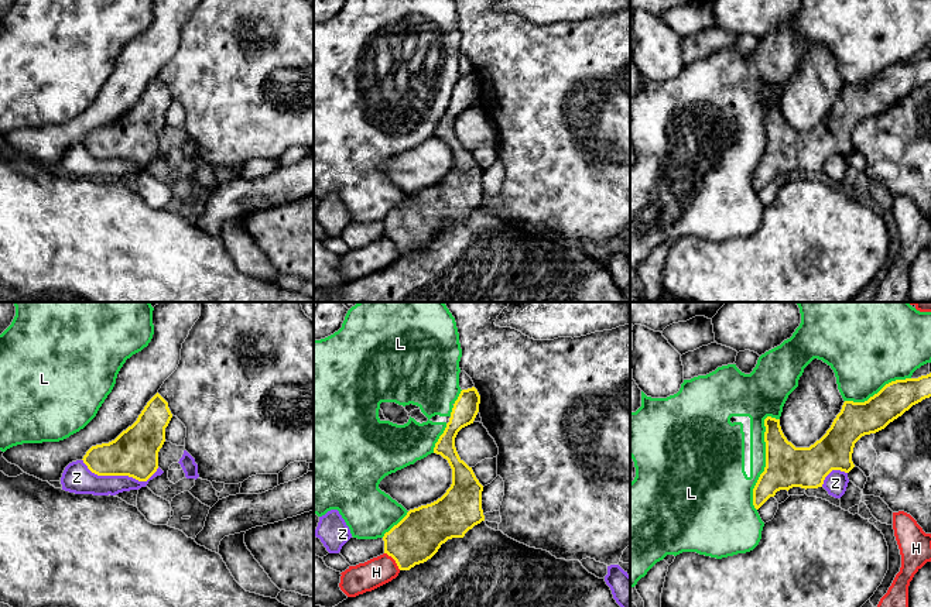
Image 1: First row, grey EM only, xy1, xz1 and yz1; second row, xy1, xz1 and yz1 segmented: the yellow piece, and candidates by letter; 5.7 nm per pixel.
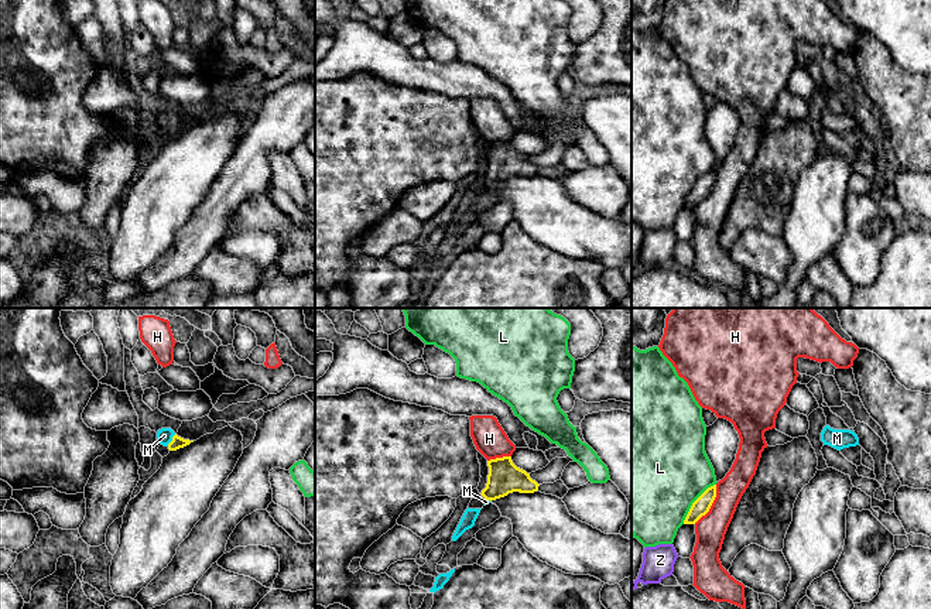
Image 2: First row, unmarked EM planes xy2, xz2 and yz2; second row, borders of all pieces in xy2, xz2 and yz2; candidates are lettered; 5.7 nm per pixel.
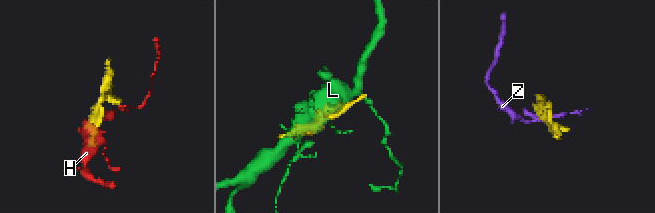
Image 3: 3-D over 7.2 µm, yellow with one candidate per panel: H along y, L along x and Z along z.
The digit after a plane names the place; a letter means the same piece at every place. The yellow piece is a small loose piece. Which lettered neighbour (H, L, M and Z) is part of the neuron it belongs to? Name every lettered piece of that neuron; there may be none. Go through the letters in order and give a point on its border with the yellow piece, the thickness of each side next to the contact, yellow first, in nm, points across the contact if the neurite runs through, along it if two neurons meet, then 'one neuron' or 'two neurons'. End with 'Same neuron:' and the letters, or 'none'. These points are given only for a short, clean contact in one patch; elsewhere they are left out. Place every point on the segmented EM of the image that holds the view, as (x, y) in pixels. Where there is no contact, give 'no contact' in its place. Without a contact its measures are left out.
H: yz2 (711, 505) | 100/170 nm | two neurons
L: yz1 (766, 462) | 240/260 nm | two neurons
M: xy2 (173, 440) | 70/90 nm | across xy2 (177, 442), (173, 440), (164, 435) | one neuron
Z: xy1 (119, 475) | 280/170 nm | two neurons
Same neuron: M

